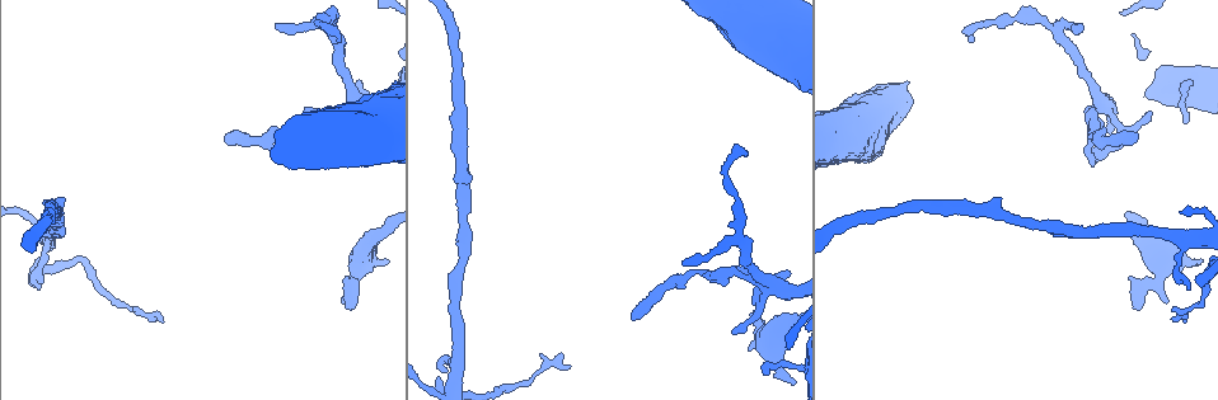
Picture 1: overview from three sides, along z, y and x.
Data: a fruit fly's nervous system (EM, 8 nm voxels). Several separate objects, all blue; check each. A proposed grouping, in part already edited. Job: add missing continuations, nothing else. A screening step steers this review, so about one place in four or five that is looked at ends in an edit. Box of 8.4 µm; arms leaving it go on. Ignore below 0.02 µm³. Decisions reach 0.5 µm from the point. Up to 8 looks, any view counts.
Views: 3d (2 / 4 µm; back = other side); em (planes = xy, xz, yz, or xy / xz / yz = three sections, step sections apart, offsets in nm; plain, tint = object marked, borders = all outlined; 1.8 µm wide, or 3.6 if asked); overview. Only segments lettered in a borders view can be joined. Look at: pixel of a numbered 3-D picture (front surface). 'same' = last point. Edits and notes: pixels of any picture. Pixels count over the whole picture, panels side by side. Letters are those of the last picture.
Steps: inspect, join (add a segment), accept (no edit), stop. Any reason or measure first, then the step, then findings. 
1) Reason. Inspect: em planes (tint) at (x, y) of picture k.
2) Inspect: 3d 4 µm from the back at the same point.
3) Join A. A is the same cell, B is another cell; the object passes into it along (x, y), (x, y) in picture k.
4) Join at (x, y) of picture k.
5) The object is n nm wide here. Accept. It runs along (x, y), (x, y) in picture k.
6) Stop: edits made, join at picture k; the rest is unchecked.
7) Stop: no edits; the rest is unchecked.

Branch stops here. Inspect: em planes (plain) at (969, 41) of picture 1.

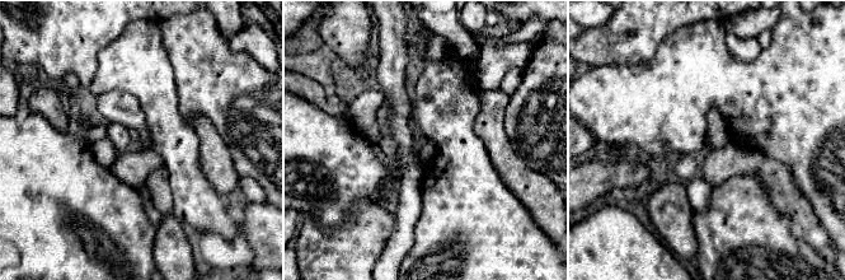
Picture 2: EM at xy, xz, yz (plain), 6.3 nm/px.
Inspect: em planes (borders) at the same point.

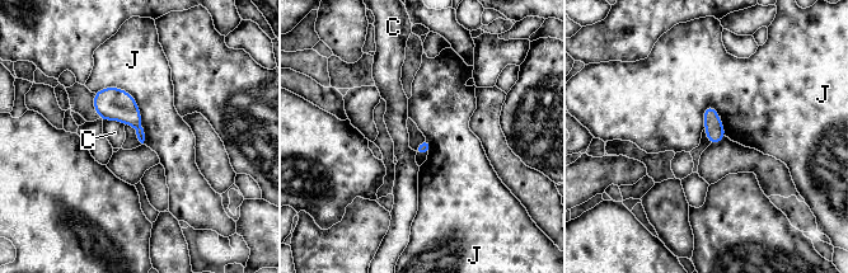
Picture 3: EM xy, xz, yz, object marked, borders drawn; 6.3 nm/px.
The longest contact is with J, 460 nm. Accept. C and J are other cells; none of them fits.

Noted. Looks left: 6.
Free end. Inspect: 3d 4 µm at (788, 273) of picture 1.

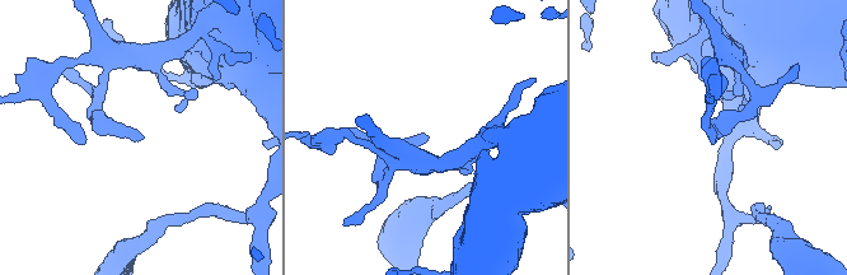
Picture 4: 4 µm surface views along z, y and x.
Shape alone is not enough. Inspect: em yz step 4 (borders) at (426, 139) of picture 4.

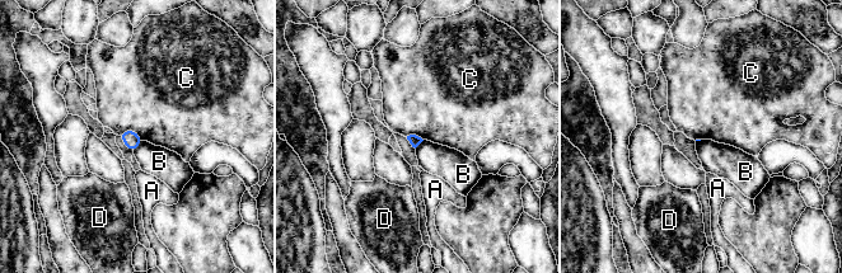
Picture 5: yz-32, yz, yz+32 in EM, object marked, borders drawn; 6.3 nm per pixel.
The longest contact is with C, 170 nm. Accept. A, B, C and D are other cells; a border runs along (117, 133), (134, 130), (143, 140) in picture 5; no lettered segment goes on from it.

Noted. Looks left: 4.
An open end. Inspect: 3d 4 µm at (633, 319) of picture 1.

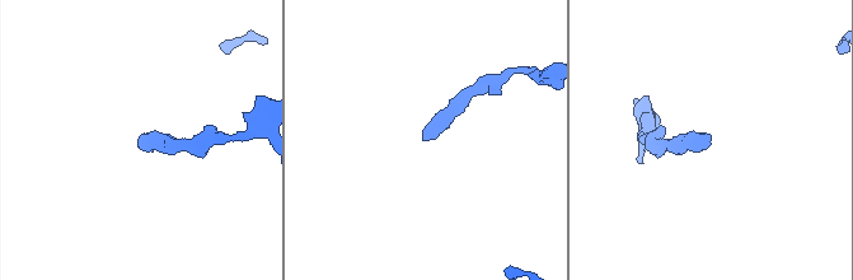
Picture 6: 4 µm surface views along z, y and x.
Inspect: em planes (borders) at (707, 147) of picture 6.

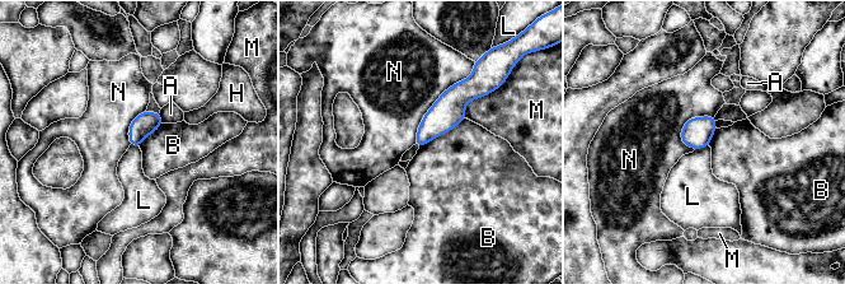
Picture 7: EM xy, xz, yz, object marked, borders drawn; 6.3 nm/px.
Accept. A, B, H, L, M and N are other cells; a border runs along (708, 145), (694, 150) in picture 7; no lettered segment goes on from it.

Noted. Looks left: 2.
Stop: no edits; the rest is unchecked.

